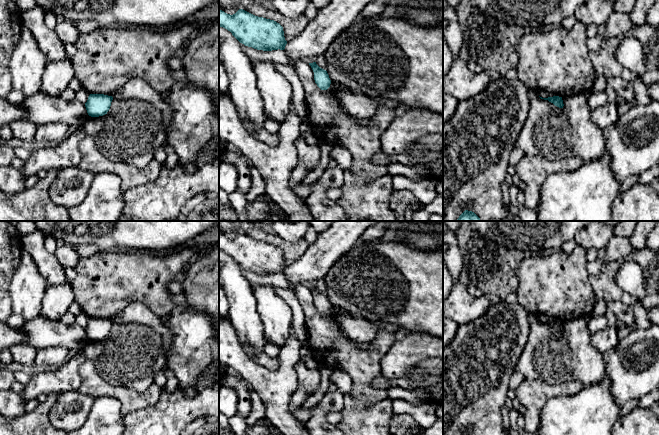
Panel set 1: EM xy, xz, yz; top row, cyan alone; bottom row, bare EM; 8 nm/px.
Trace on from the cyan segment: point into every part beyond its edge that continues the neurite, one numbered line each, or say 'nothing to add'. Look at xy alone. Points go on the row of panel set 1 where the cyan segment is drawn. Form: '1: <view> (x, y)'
nothing to add

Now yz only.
nothing to add

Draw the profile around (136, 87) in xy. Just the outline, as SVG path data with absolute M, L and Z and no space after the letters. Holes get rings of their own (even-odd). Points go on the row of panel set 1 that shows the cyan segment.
M133 78L129 80L119 91L113 94L112 97L135 97L141 99L161 111L163 121L167 127L172 120L172 110L166 102L166 99L142 79Z

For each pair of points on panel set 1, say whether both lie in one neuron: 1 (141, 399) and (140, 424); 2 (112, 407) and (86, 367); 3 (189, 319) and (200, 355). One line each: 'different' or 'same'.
1: different
2: different
3: same

